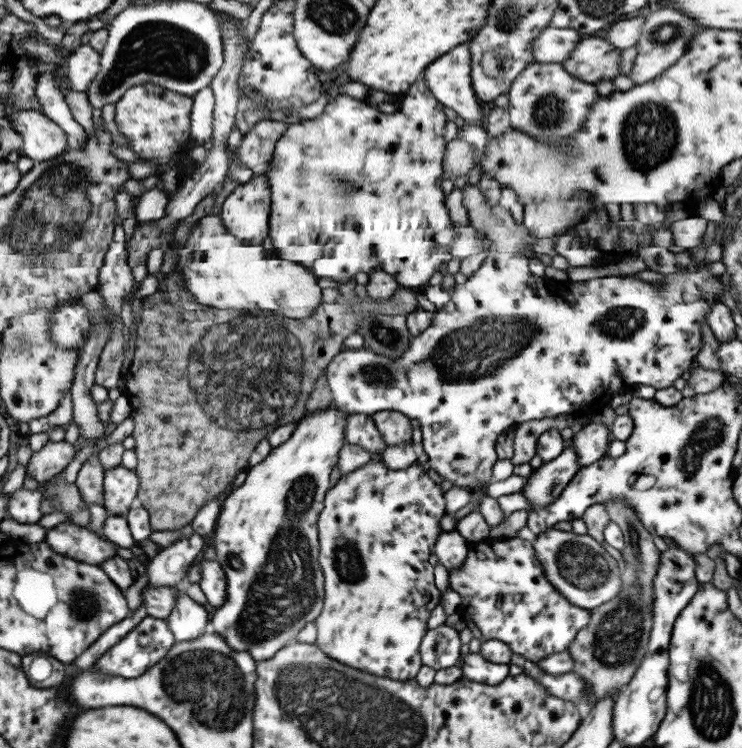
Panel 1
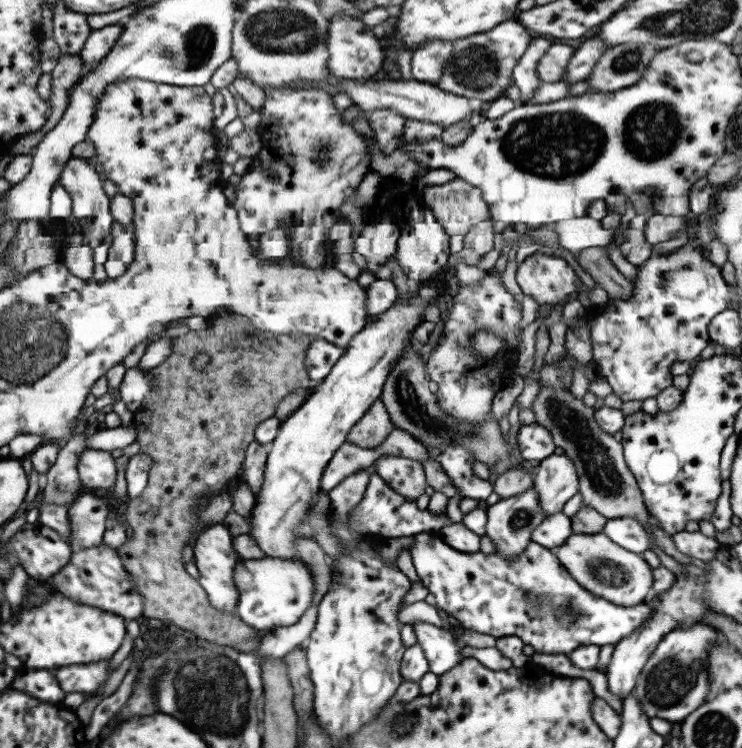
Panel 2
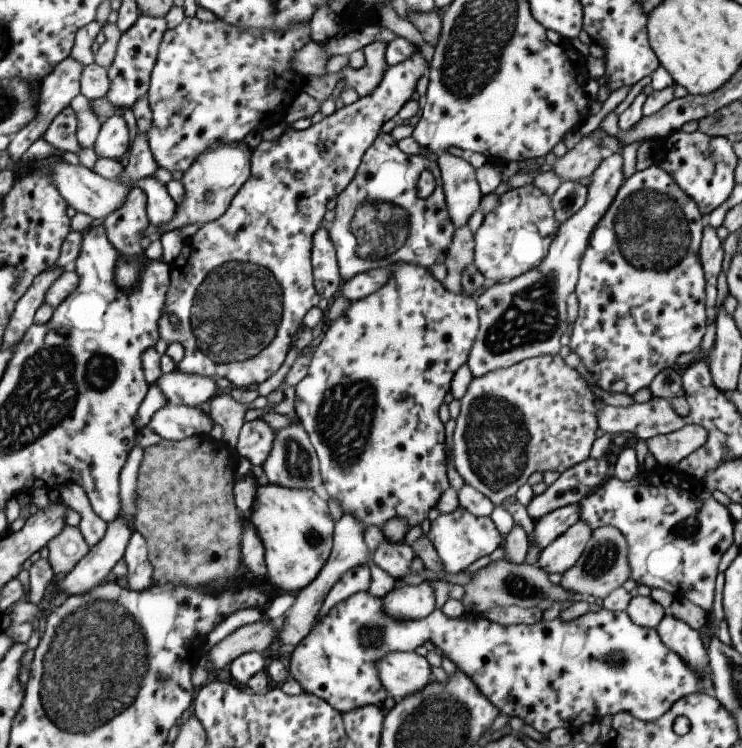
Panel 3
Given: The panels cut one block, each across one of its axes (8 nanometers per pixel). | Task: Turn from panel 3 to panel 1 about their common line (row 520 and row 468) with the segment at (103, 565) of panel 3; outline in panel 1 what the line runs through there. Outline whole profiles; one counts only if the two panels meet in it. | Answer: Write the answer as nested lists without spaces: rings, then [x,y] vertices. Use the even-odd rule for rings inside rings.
[[[119,465],[104,472],[102,480],[102,504],[108,514],[121,515],[135,503],[138,489],[138,476],[134,469]]]

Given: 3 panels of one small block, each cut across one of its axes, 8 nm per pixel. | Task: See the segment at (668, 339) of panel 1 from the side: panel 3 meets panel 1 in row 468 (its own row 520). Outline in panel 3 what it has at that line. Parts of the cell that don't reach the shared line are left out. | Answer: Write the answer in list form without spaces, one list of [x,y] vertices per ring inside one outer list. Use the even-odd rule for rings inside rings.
[[[457,507],[454,512],[441,514],[427,523],[427,540],[433,545],[441,559],[445,572],[455,574],[464,571],[471,562],[481,556],[489,555],[500,546],[502,536],[495,529],[489,517],[476,517],[463,507]]]

